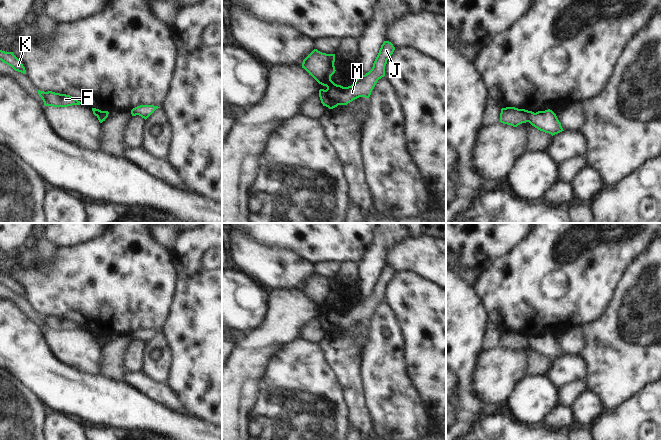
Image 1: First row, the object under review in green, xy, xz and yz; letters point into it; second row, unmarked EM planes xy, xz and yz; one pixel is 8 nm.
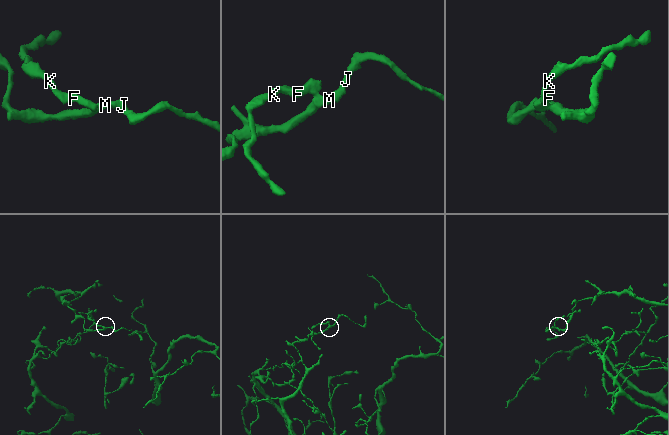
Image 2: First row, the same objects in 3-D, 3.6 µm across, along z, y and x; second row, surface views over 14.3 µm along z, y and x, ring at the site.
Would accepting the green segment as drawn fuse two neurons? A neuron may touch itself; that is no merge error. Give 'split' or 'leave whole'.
split

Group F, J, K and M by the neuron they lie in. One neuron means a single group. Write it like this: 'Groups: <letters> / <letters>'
Groups: F K / J M

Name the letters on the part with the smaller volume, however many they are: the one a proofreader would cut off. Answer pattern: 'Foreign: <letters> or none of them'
Foreign: F, K

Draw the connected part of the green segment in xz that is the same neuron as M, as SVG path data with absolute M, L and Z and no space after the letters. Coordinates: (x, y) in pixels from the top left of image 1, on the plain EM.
M384 265L373 287L372 293L365 299L356 302L348 311L335 308L331 303L321 307L327 313L319 314L319 321L323 330L333 333L338 329L347 329L359 321L369 322L377 305L385 300L387 284L393 278L395 271L389 265Z

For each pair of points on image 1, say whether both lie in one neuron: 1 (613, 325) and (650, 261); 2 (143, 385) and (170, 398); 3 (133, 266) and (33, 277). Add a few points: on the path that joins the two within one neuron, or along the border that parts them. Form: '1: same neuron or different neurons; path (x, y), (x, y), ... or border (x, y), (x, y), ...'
1: same neuron; path (629, 309), (649, 289), (649, 277)
2: same neuron; path (150, 389), (163, 395)
3: same neuron; path (108, 277), (58, 277)

